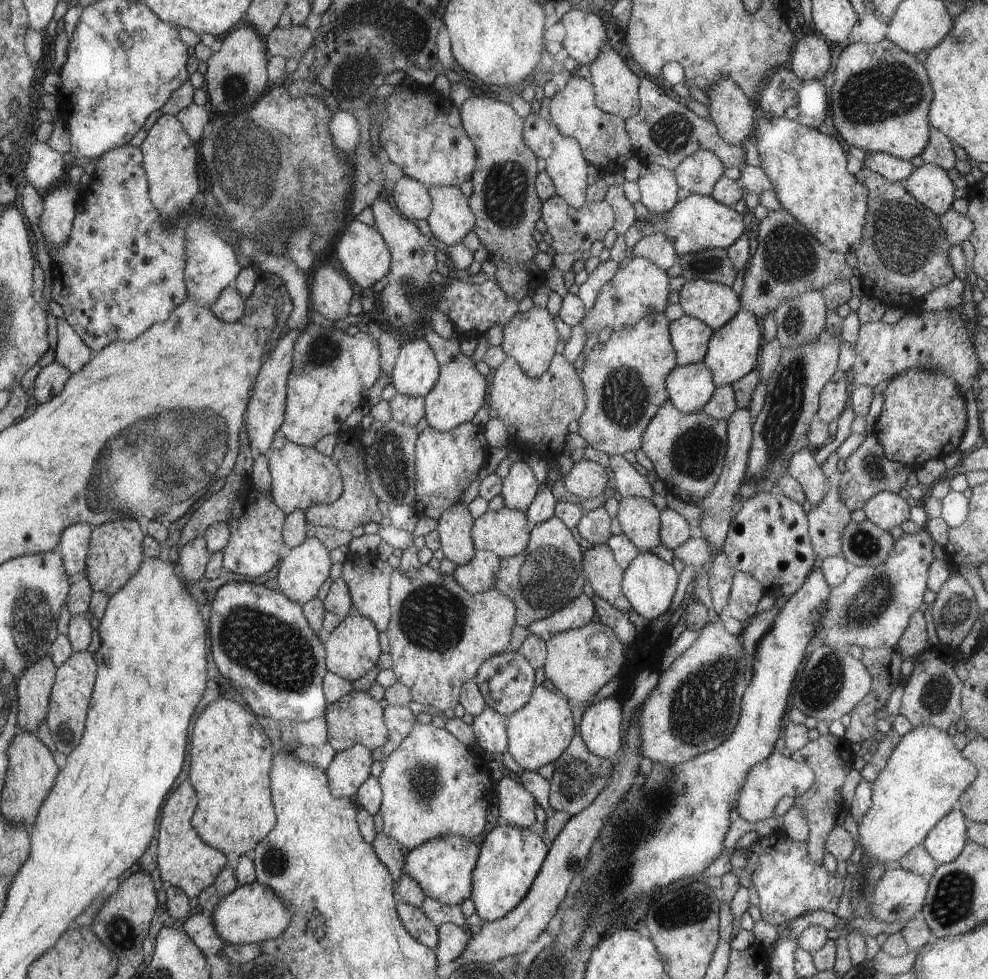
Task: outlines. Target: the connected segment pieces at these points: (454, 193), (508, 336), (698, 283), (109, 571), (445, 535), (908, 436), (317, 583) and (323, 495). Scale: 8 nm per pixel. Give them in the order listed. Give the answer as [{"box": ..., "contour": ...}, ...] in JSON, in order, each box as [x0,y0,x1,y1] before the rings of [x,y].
[{"box":[427,186,476,246],"contour":[[[431,186],[430,193],[433,200],[433,209],[428,215],[427,221],[432,232],[432,236],[448,246],[454,246],[462,242],[462,238],[475,228],[476,217],[470,210],[471,204],[468,204],[468,198],[460,192],[460,187],[440,187]]]},{"box":[500,305,558,378],"contour":[[[534,305],[526,312],[519,312],[508,324],[504,324],[500,348],[504,350],[507,357],[517,360],[520,368],[529,377],[540,378],[550,366],[556,342],[558,342],[558,332],[554,326],[554,318],[550,316],[546,307],[541,308]]]},{"box":[679,280,740,330],"contour":[[[705,280],[686,281],[679,291],[679,303],[686,315],[704,321],[713,330],[730,323],[740,310],[738,294],[730,286]]]},{"box":[86,519,144,597],"contour":[[[137,519],[110,521],[108,524],[98,525],[92,532],[93,546],[88,556],[86,578],[90,582],[93,592],[104,592],[111,597],[116,594],[136,574],[142,566],[142,550],[140,542],[144,534],[140,530]]]},{"box":[437,503,478,565],"contour":[[[465,503],[455,504],[440,515],[437,531],[444,558],[457,565],[468,564],[475,558],[478,549],[471,537],[474,522]]]},{"box":[874,366,967,470],"contour":[[[914,366],[889,380],[888,387],[881,394],[884,406],[874,426],[874,434],[892,461],[918,470],[928,460],[958,450],[966,430],[967,410],[965,396],[954,380],[942,376],[942,372],[920,370]]]},{"box":[276,537,330,605],"contour":[[[308,537],[300,546],[287,551],[278,566],[276,582],[282,593],[303,605],[318,594],[330,568],[328,548],[317,538]]]},{"box":[268,437,342,512],"contour":[[[276,437],[268,454],[272,500],[284,512],[305,511],[312,505],[329,505],[342,496],[342,475],[332,458],[320,454],[315,447],[298,445],[284,437]]]}]

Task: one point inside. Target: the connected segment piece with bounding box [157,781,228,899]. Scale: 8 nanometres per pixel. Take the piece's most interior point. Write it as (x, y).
(185, 860)

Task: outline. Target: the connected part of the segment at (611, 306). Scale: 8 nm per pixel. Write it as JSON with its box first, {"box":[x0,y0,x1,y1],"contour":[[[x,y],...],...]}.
{"box":[580,258,671,336],"contour":[[[632,258],[627,266],[624,268],[619,268],[618,272],[614,275],[612,280],[609,280],[600,288],[600,294],[594,302],[594,306],[586,312],[580,326],[584,327],[586,330],[586,336],[592,336],[595,333],[599,333],[606,327],[611,328],[611,330],[622,330],[622,328],[630,328],[634,324],[638,324],[644,316],[652,314],[652,312],[662,312],[666,306],[668,306],[668,294],[671,294],[670,288],[670,278],[666,274],[666,270],[662,270],[657,264],[652,264],[651,260],[646,260],[646,258]]]}

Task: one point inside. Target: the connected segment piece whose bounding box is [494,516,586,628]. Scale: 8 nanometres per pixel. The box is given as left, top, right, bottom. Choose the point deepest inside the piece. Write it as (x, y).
(545, 578)

